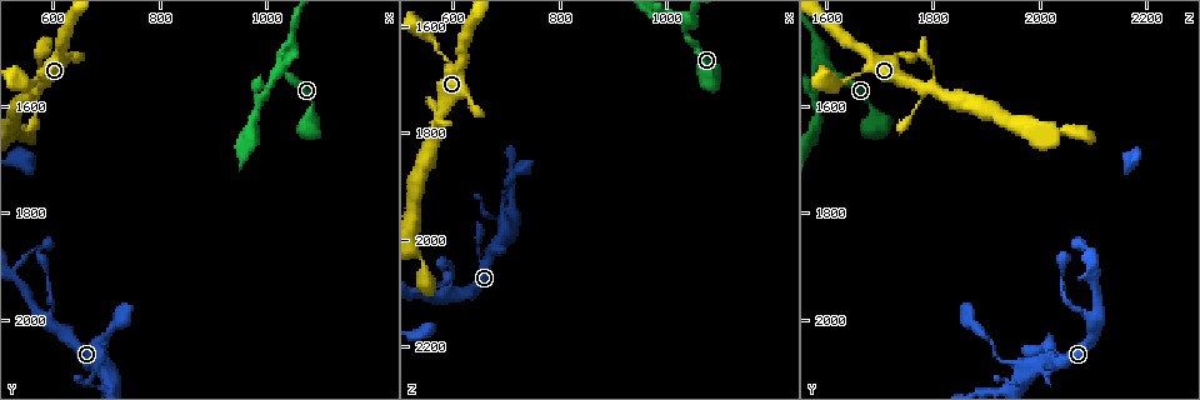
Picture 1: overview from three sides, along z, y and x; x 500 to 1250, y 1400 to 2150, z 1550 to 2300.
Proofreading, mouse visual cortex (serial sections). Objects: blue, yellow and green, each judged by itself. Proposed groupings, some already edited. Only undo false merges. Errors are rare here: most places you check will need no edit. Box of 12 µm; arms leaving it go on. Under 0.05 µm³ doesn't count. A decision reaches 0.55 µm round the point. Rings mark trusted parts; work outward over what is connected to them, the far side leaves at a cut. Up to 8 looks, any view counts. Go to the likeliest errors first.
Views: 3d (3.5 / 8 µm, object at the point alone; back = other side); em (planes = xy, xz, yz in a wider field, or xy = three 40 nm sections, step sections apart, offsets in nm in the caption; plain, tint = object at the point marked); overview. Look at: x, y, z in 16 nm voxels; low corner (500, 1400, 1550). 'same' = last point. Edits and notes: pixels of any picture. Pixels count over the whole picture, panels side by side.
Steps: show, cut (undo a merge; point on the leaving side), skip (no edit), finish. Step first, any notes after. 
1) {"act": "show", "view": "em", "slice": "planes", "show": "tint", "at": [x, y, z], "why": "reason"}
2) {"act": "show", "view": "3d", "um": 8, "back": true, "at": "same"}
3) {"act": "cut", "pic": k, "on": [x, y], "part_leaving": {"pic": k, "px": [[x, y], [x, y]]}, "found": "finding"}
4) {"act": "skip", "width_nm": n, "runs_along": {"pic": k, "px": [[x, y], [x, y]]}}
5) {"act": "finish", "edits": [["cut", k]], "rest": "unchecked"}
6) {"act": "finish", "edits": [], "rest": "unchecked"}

{"act": "show", "view": "3d", "um": 8, "back": true, "at": [1040, 1525, 1610], "why": "arms part here"}

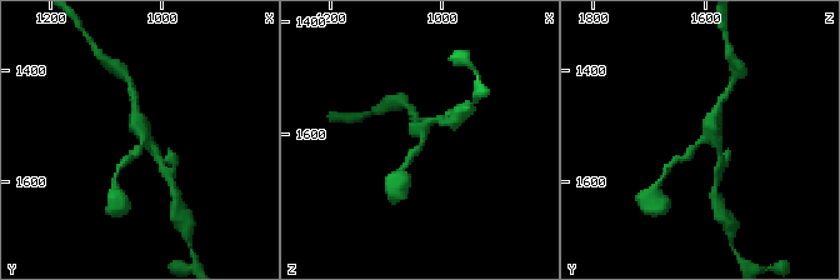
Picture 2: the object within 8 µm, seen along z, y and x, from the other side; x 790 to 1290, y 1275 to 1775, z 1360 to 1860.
{"act": "show", "view": "em", "slice": "xy", "step": 2, "show": "tint", "at": [1035, 1530, 1610]}

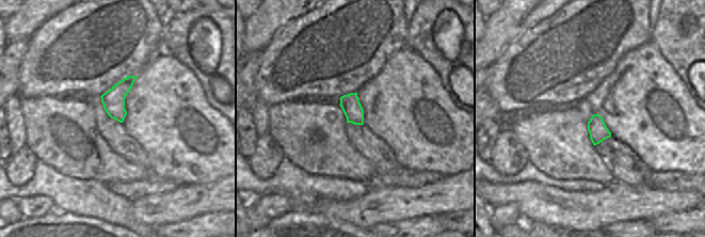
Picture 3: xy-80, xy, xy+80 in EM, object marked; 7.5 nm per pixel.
{"act": "skip", "runs_along": {"pic": 2, "px": [[406, 163], [438, 119]]}, "found": "all the same cell"}

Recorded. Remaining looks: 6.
{"act": "show", "view": "em", "slice": "xy", "step": 5, "show": "tint", "at": [575, 1515, 1790]}

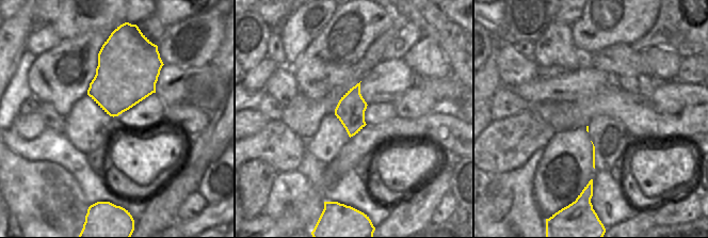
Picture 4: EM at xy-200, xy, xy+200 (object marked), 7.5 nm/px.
{"act": "show", "view": "3d", "um": 3.5, "at": "same", "why": "wider look"}

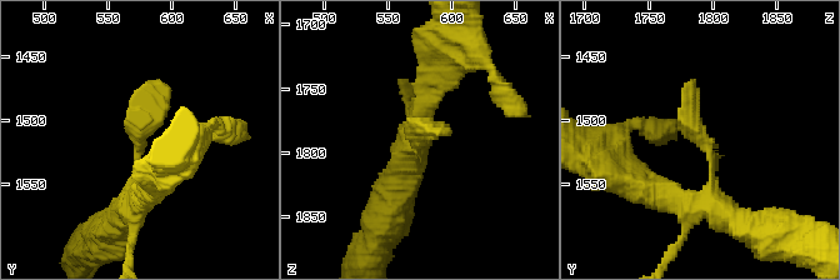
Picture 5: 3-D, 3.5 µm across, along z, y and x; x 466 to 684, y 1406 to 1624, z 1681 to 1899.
{"act": "skip", "found": "all the same cell"}

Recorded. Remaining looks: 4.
{"act": "show", "view": "3d", "um": 8, "at": [585, 2005, 2105], "why": "three-way junction"}

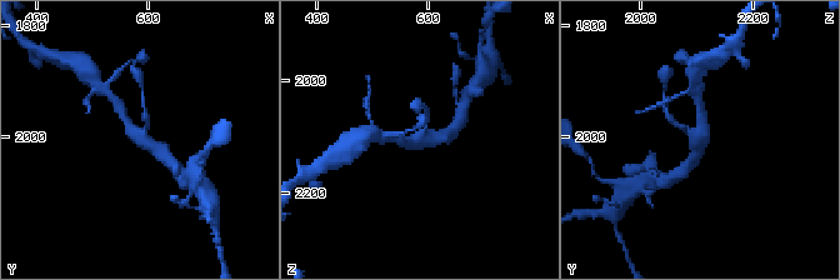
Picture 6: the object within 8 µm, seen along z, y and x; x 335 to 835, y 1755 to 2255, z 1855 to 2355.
{"act": "show", "view": "em", "slice": "xy", "step": 1, "show": "tint", "at": [585, 2000, 2100]}

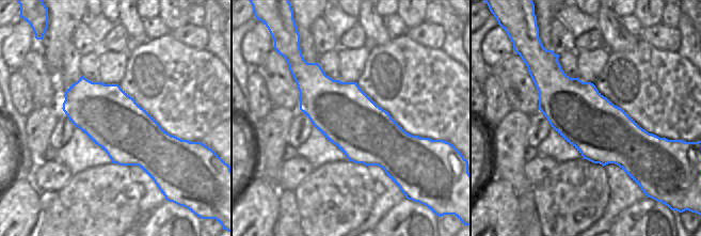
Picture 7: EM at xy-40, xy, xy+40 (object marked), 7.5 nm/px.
{"act": "skip", "runs_along": {"pic": 6, "px": [[170, 161], [133, 131], [120, 109]]}, "found": "continuous, no second cell"}

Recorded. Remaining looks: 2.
{"act": "finish", "edits": [], "rest": "unchecked"}

